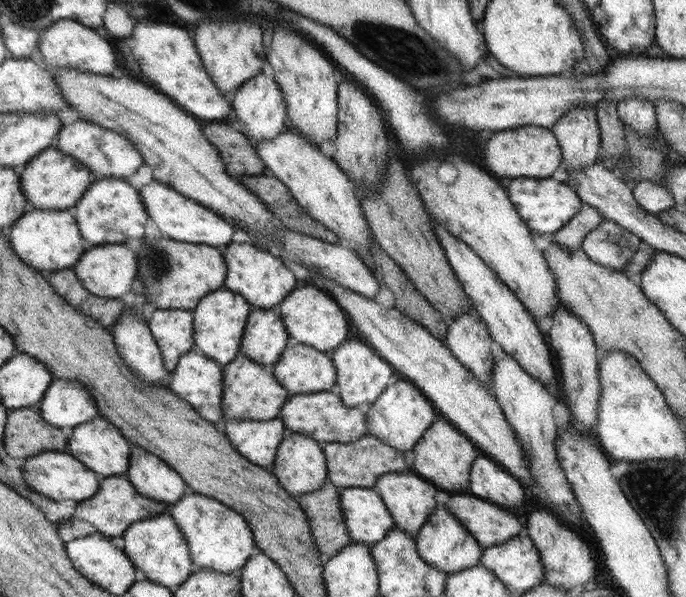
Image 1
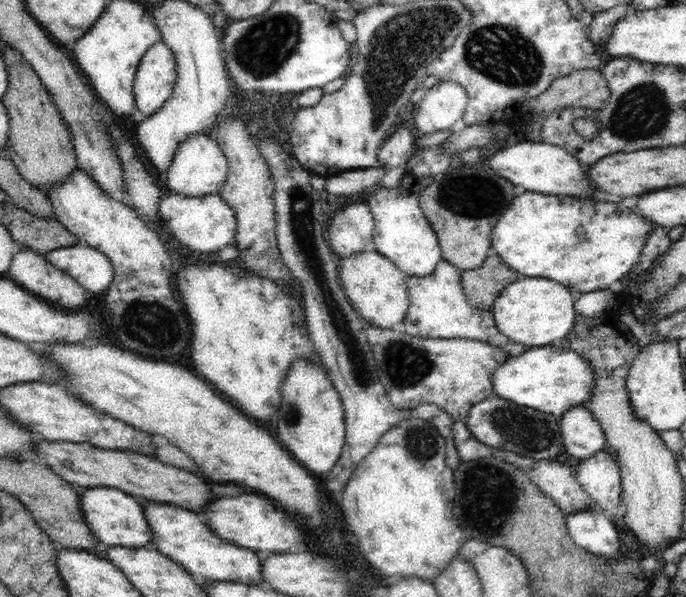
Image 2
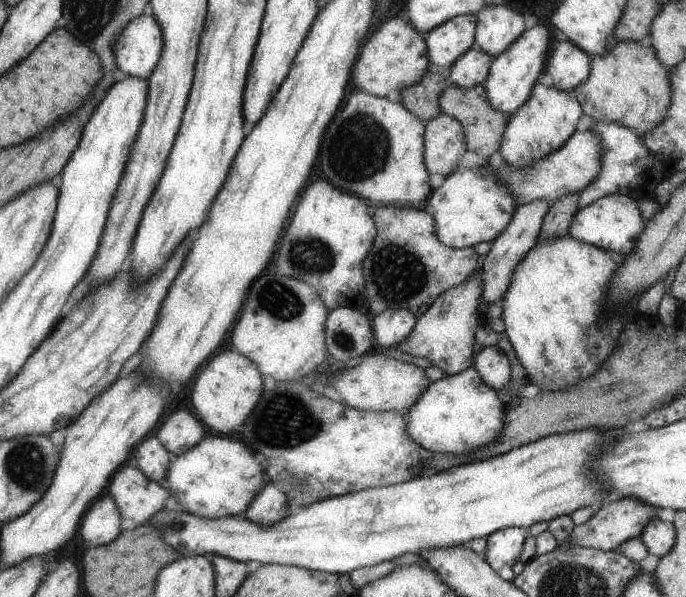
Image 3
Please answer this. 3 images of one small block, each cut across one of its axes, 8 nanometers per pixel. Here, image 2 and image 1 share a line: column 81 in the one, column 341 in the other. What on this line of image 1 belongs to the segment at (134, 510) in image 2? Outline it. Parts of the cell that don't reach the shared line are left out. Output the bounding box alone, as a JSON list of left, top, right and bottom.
[340,488,395,545]

